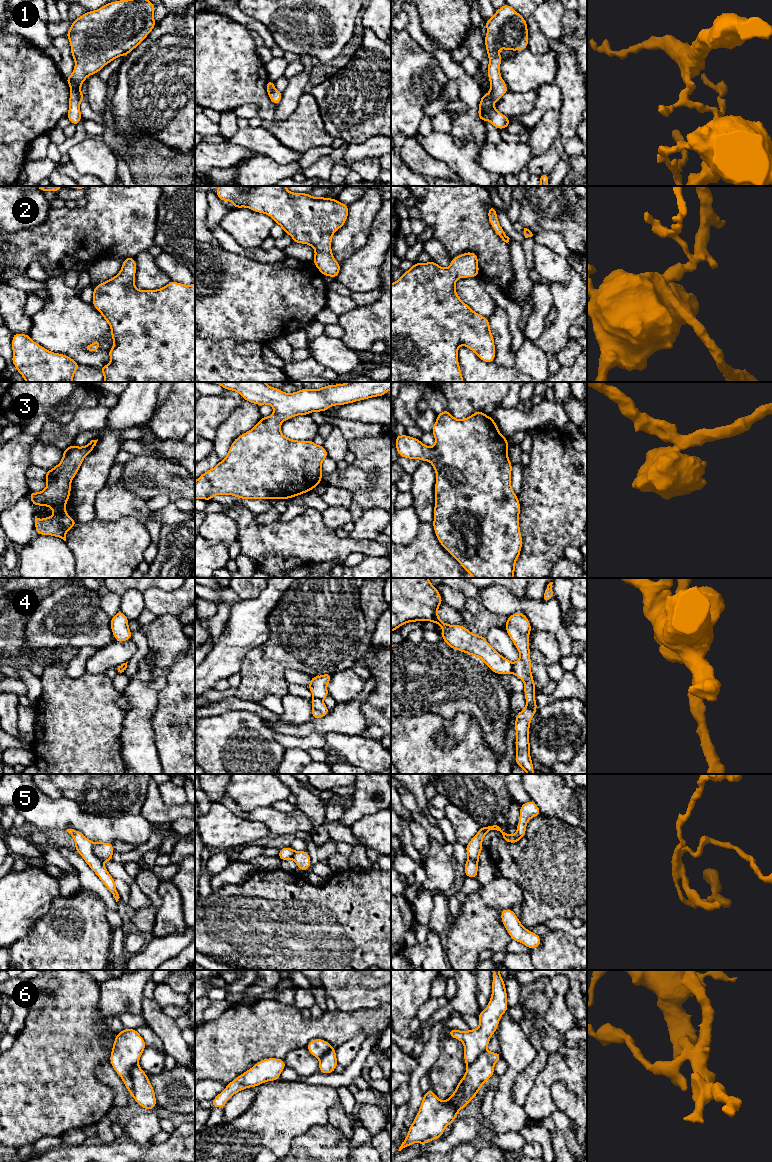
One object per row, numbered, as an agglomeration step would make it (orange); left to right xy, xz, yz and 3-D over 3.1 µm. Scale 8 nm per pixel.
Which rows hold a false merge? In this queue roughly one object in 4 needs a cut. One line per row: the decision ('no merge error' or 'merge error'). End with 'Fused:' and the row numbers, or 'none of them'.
1: merge error
2: no merge error
3: no merge error
4: merge error
5: merge error
6: merge error
Fused: 1, 4, 5, 6

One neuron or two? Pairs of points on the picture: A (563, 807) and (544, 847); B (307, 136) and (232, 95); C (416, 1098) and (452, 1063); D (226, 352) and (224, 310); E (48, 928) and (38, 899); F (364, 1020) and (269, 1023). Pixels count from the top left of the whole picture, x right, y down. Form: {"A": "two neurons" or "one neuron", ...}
{"A": "two neurons", "B": "one neuron", "C": "two neurons", "D": "two neurons", "E": "two neurons", "F": "one neuron"}

